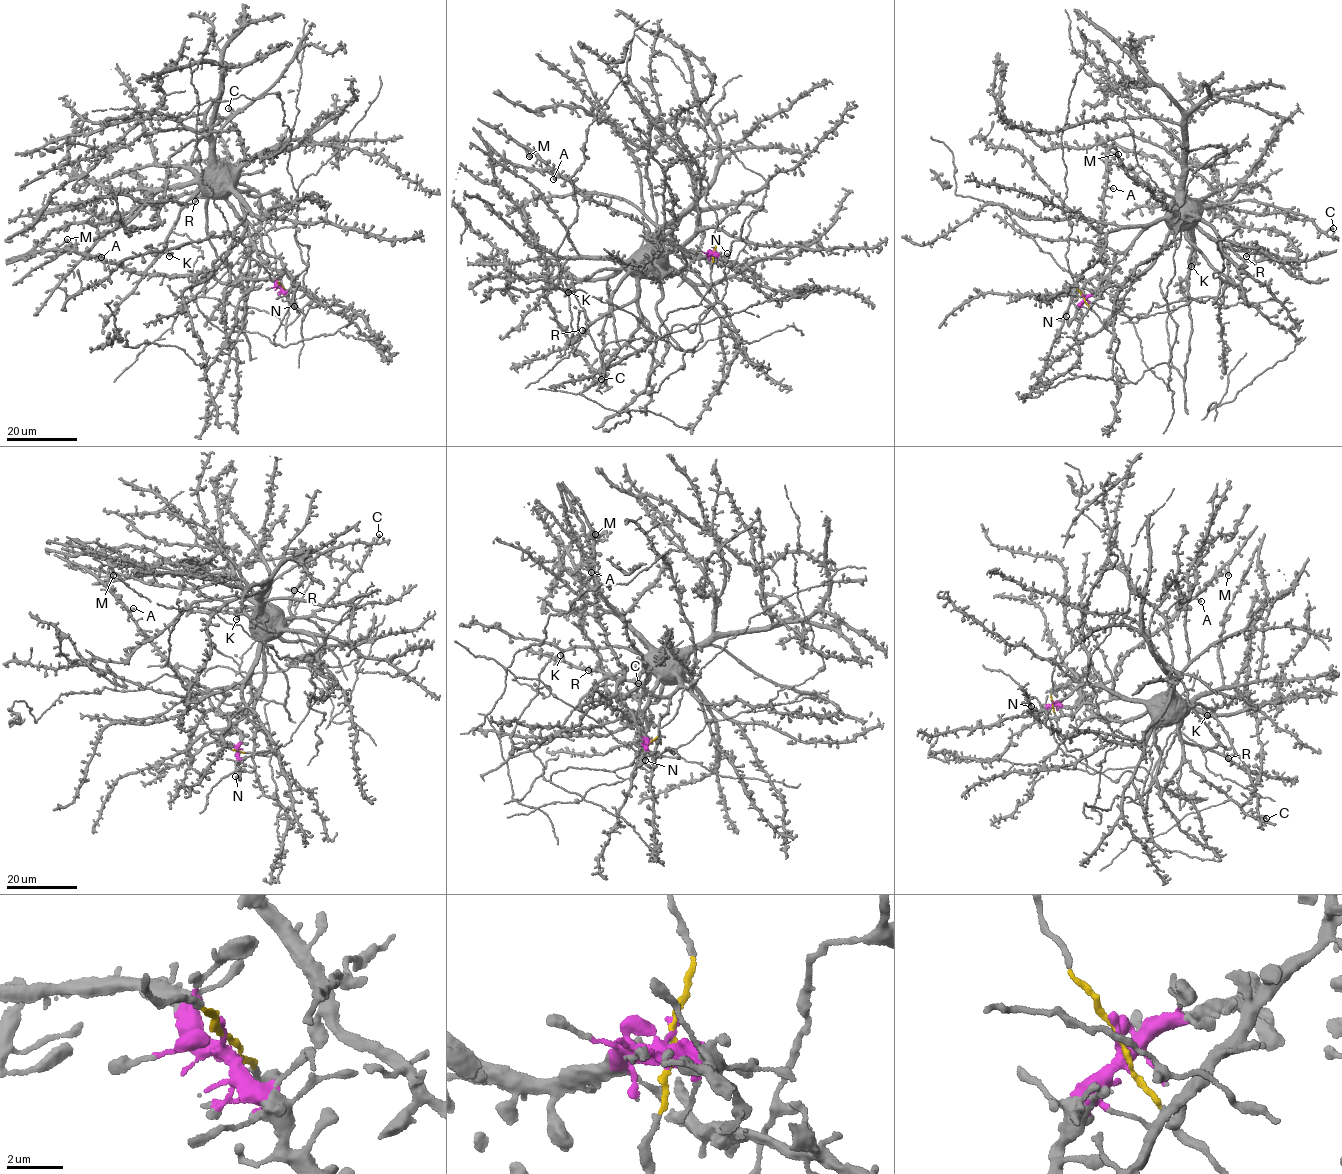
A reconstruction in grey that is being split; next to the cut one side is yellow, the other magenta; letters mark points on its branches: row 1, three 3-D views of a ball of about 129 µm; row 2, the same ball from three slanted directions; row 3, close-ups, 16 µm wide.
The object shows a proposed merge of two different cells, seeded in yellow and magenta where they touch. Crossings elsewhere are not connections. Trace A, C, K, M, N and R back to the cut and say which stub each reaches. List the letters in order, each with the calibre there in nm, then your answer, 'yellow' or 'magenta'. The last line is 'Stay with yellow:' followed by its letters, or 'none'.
A: 400 nm thick; magenta
C: 400 nm thick; yellow
K: 480 nm thick; yellow
M: 440 nm thick; magenta
N: 480 nm thick; magenta
R: 440 nm thick; yellow
Stay with yellow: C, K, R

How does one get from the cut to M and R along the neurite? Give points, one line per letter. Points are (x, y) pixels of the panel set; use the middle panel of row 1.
M: (713, 252), (698, 258), (651, 241), (645, 226), (579, 194), (567, 179), (550, 170), (524, 146), (529, 156)
R: (713, 252), (709, 290), (656, 341), (608, 342), (602, 365), (628, 272), (635, 298), (582, 329)

